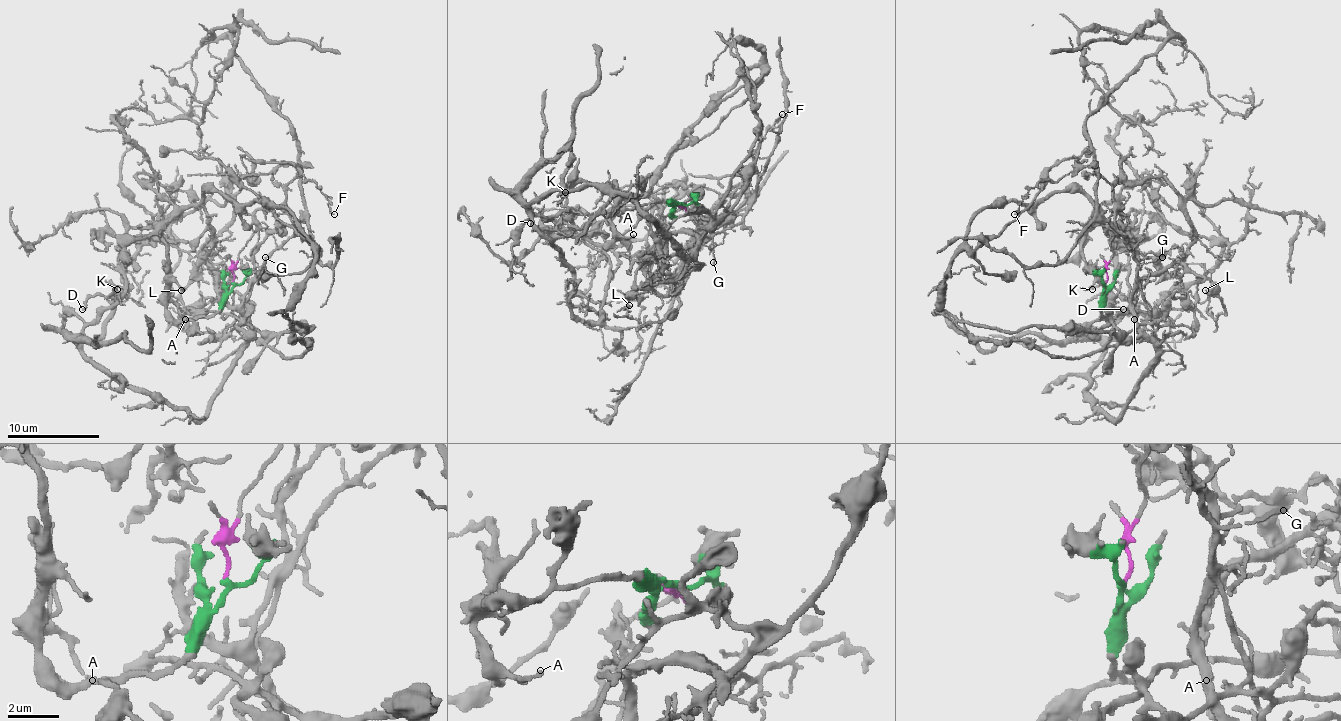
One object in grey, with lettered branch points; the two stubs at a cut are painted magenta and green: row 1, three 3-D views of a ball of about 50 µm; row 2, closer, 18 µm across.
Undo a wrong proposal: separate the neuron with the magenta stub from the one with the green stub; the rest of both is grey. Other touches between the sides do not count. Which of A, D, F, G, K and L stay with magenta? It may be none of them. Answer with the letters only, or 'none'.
F, G

